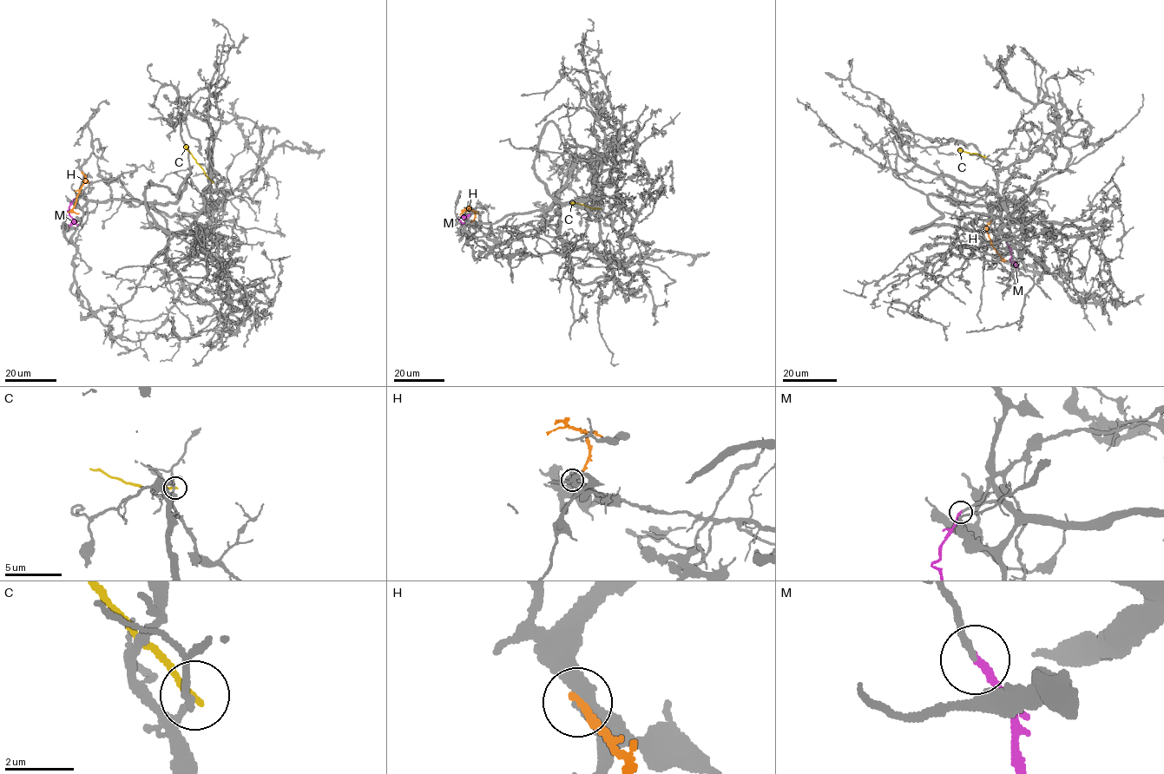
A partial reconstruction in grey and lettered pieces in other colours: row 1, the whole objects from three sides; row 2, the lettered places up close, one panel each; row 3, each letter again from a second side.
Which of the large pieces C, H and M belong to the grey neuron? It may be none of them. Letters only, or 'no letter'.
M

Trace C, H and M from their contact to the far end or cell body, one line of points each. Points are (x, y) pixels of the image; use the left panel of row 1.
C: (212, 181), (186, 144)
H: (82, 172), (85, 176), (73, 209), (79, 213)
M: (74, 199), (67, 211), (73, 219), (69, 226)

